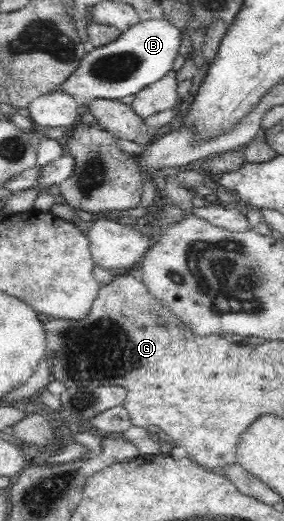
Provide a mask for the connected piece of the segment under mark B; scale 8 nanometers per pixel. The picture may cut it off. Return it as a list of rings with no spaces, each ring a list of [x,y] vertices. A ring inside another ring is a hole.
[[[161,20],[141,21],[102,47],[90,47],[75,71],[54,92],[66,92],[77,100],[120,100],[138,93],[170,71],[181,42],[180,30]]]

